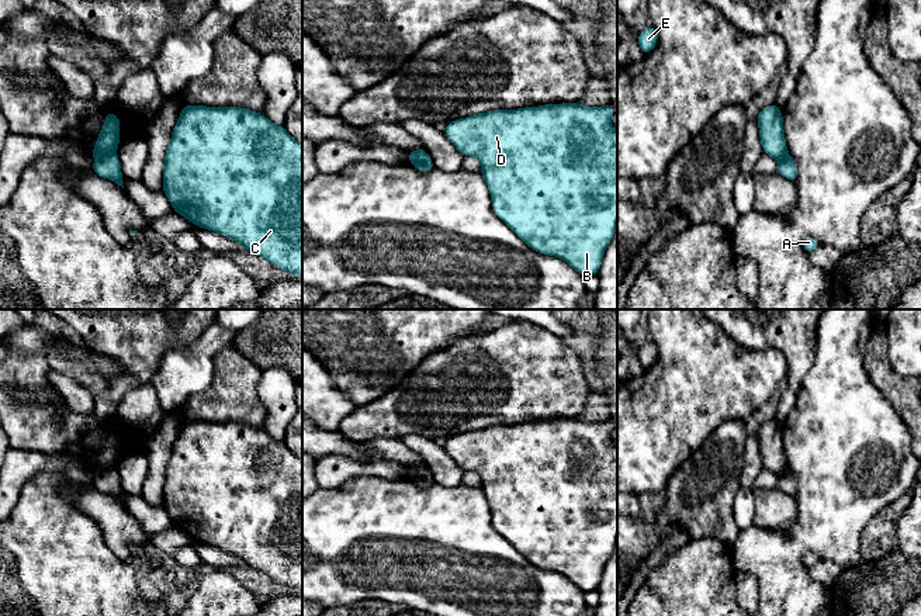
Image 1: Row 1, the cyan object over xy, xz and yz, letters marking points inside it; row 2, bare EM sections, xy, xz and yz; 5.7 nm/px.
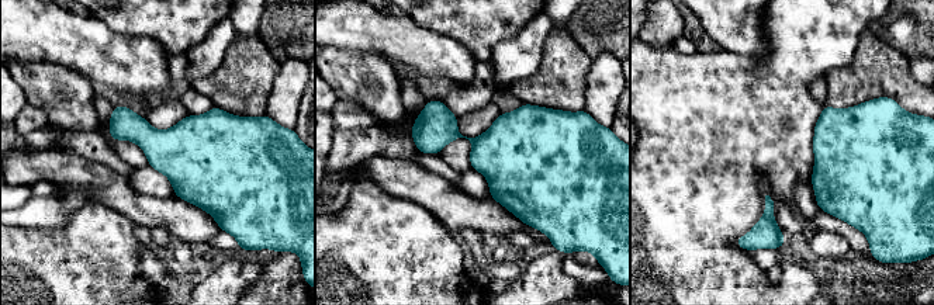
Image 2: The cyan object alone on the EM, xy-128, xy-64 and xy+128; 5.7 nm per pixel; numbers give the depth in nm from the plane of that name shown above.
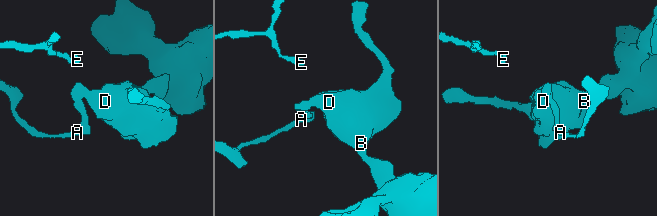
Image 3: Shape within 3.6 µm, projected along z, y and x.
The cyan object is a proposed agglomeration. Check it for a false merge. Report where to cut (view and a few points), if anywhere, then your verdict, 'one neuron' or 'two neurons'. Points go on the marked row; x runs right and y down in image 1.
cut in xy along (114, 151), (94, 158); two neurons

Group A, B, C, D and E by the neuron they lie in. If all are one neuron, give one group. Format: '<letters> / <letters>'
A E / B C D

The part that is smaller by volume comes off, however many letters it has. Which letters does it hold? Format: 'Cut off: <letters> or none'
Cut off: A, E

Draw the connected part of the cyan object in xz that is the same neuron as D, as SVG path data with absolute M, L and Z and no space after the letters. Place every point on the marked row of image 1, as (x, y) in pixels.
M579 103L546 104L517 110L492 110L458 118L446 124L444 135L465 158L472 156L481 162L481 174L488 186L494 212L533 250L565 260L584 278L596 276L605 250L617 229L617 132L612 127L614 107L585 107Z

